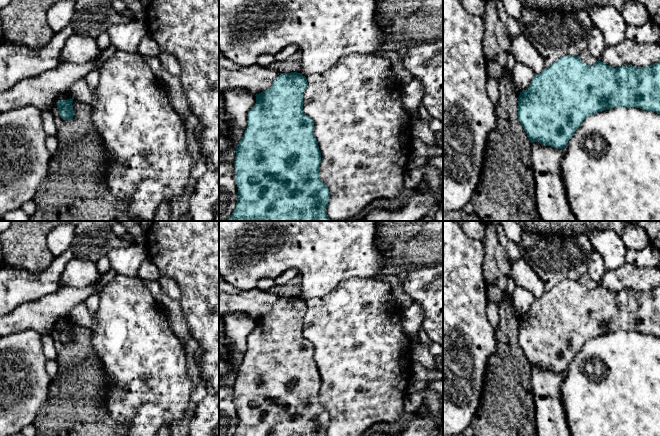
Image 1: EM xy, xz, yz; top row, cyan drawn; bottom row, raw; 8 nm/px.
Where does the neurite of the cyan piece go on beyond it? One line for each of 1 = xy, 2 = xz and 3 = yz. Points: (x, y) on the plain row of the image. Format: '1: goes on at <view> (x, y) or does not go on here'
1: does not go on here
2: does not go on here
3: does not go on here

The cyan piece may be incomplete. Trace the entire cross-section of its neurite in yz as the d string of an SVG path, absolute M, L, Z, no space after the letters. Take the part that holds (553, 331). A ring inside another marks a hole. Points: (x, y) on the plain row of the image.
M563 280L536 298L529 311L520 316L518 344L531 367L563 373L587 340L618 331L636 331L660 338L660 286L646 291L622 289L613 292L599 284L587 289L579 280Z

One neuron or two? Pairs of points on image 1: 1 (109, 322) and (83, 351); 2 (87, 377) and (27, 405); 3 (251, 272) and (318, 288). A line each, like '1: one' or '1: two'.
1: two
2: two
3: one

